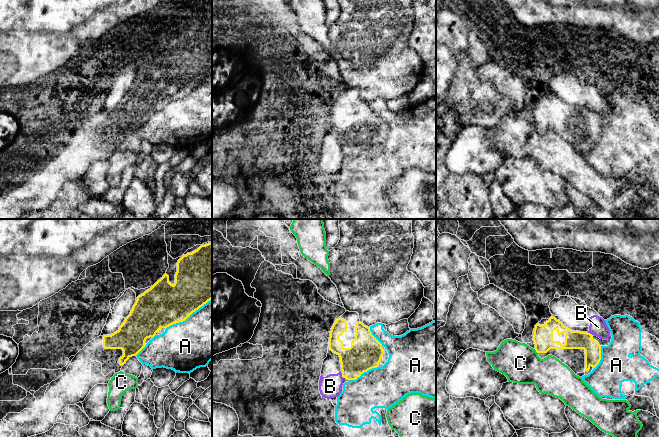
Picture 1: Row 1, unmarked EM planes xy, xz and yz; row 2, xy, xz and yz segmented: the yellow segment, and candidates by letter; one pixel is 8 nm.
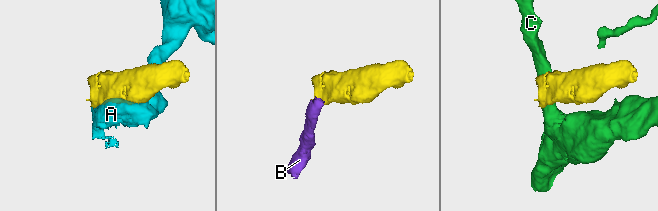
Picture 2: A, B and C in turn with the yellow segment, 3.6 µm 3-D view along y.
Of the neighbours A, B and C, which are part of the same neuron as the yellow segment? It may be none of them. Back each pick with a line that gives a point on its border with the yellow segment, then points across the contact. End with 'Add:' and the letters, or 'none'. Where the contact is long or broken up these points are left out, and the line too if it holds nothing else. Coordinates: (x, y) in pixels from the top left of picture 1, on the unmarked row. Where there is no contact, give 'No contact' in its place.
Add: none

